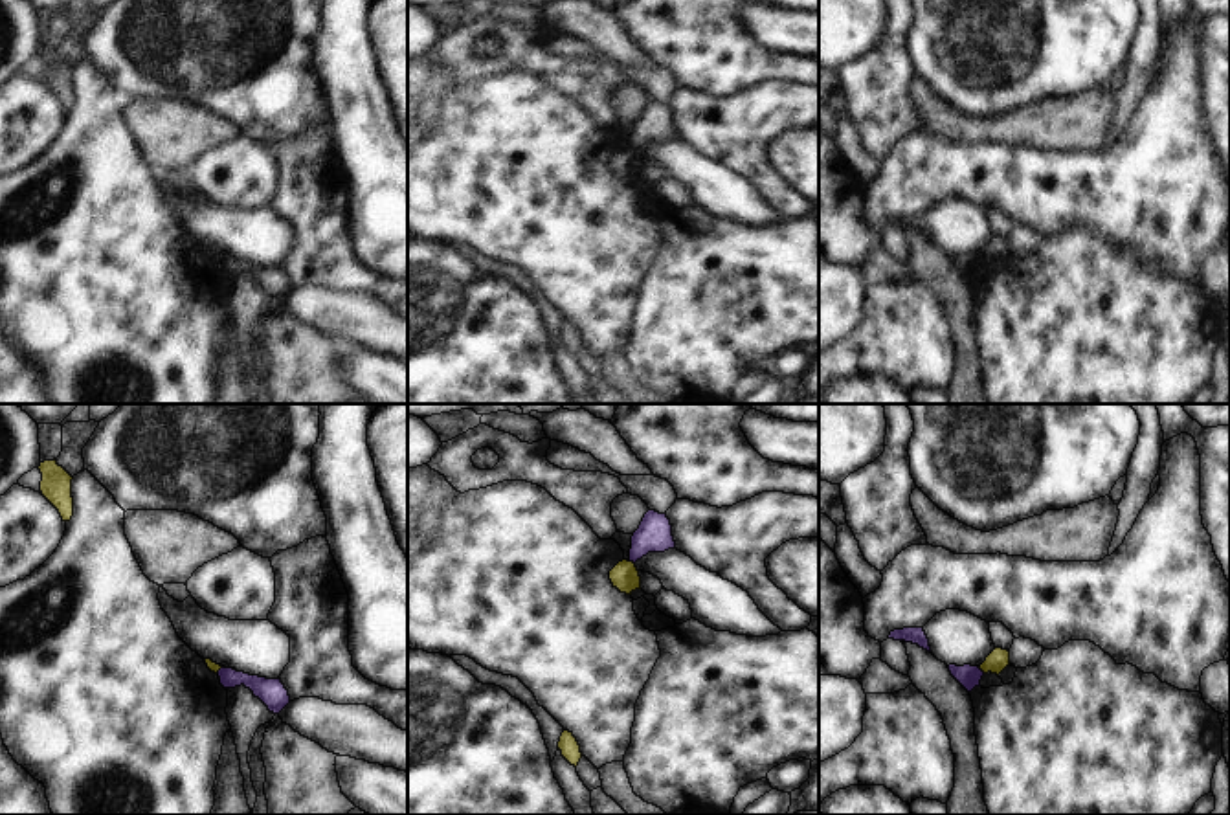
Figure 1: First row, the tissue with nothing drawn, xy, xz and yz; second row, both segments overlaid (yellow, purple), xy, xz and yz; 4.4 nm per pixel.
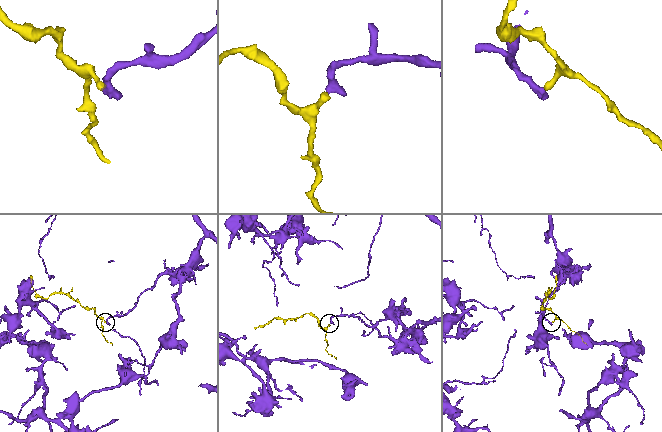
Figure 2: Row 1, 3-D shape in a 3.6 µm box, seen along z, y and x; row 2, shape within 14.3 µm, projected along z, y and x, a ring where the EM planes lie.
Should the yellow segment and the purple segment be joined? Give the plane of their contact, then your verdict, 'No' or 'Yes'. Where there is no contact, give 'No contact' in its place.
Touches yellow in yz. No.

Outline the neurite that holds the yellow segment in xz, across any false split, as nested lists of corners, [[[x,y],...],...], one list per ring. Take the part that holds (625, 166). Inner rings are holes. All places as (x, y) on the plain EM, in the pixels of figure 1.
[[[622,149],[609,160],[613,176],[621,182],[632,184],[641,178],[641,165],[633,151]]]

